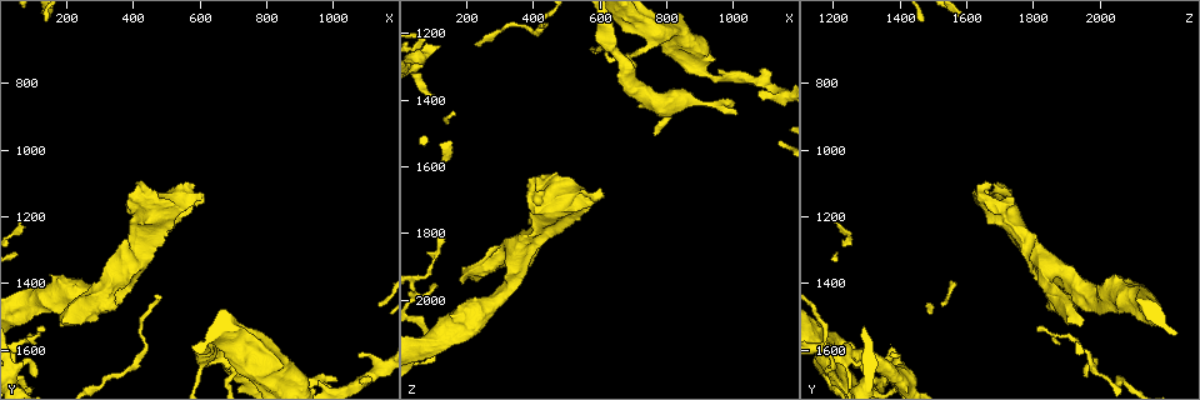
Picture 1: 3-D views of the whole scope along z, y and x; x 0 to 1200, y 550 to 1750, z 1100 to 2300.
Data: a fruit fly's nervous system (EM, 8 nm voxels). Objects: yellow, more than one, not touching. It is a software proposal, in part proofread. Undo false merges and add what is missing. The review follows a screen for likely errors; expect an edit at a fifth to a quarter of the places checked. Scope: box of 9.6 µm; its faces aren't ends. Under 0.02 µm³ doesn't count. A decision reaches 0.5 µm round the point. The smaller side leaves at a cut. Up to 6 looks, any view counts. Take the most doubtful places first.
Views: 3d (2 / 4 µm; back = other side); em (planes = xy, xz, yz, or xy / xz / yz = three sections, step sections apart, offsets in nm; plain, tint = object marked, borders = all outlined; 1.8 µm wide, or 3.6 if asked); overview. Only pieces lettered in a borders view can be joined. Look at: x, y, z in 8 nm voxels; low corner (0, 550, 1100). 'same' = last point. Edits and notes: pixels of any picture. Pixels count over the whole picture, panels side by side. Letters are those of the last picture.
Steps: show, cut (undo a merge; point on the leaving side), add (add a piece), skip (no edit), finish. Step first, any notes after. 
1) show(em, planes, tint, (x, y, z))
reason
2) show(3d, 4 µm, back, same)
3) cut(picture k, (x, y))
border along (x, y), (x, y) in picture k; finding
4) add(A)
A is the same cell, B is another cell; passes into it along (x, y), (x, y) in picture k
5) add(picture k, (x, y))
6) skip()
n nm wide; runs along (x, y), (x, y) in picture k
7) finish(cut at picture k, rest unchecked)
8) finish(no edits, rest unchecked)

show(em, xz, step 16, tint, (610, 1610, 1220))
arms part here

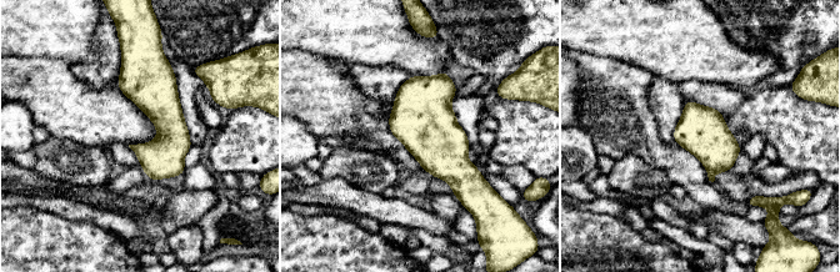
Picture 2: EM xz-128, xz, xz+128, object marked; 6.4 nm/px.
show(em, xy, step 16, borders, same)
another direction

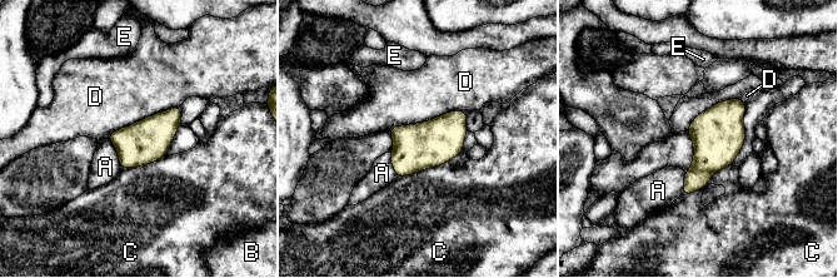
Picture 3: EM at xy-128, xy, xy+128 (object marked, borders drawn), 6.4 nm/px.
cut(picture 3, (718, 138))
A, B, C, D and E are other cells; two neurons meet here

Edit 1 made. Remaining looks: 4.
show(3d, 2 µm, (320, 1440, 1970))
thick turns thin

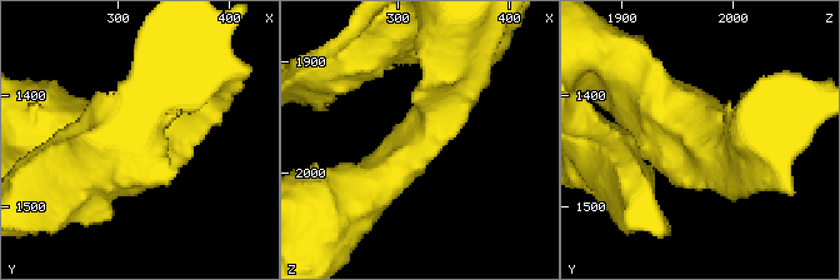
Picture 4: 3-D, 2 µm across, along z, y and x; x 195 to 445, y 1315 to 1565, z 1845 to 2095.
show(em, planes, plain, (316, 1436, 1970))
now the EM

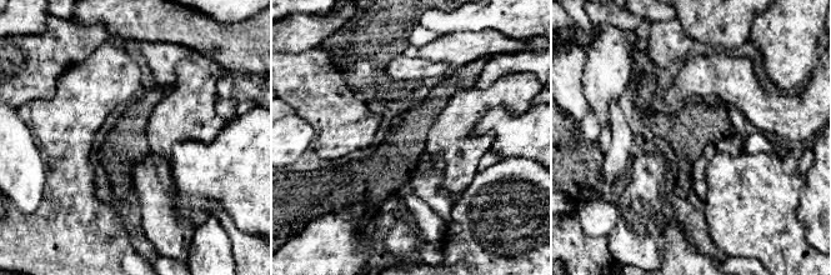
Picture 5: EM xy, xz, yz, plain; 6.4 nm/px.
show(em, planes, borders, same)

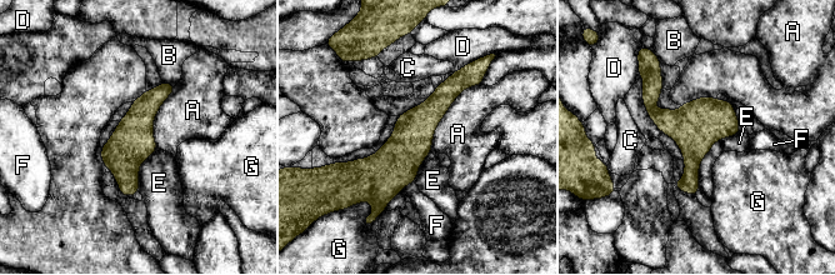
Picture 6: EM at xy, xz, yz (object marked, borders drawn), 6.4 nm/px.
skip()
A, B, C, D, E, F and G are other cells; runs along (470, 83), (371, 173), (354, 174) in picture 6; continuous, no second neuron

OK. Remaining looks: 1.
finish(cut at picture 3, rest unchecked)

